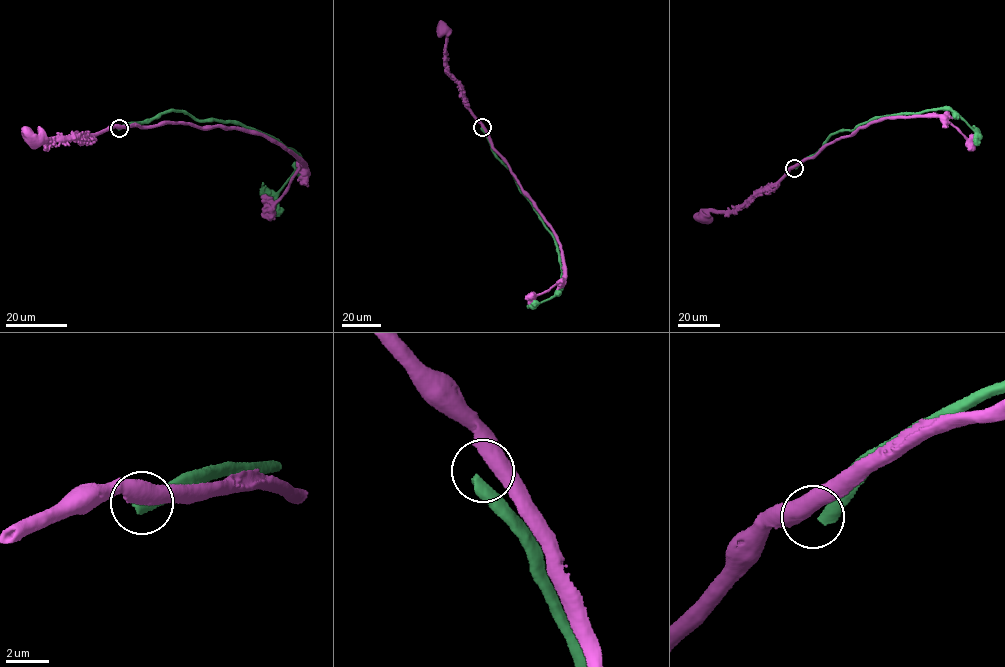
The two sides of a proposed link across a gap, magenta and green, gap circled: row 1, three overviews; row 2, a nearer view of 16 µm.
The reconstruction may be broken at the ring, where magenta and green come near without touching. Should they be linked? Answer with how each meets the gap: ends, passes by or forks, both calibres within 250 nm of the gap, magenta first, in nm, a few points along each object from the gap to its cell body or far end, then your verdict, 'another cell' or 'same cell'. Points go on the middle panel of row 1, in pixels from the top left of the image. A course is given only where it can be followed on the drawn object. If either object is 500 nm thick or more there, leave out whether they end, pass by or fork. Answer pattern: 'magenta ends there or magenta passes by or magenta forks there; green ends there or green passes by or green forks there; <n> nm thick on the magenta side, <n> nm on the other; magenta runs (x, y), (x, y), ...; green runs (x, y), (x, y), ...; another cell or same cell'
500 nm thick on the magenta side, 480 nm on the other; magenta runs (482, 127), (466, 104), (458, 82), (447, 71), (447, 32), (441, 27); green runs (481, 127), (495, 157), (510, 171), (519, 191), (552, 236), (557, 248), (561, 271), (560, 292), (532, 304); another cell

